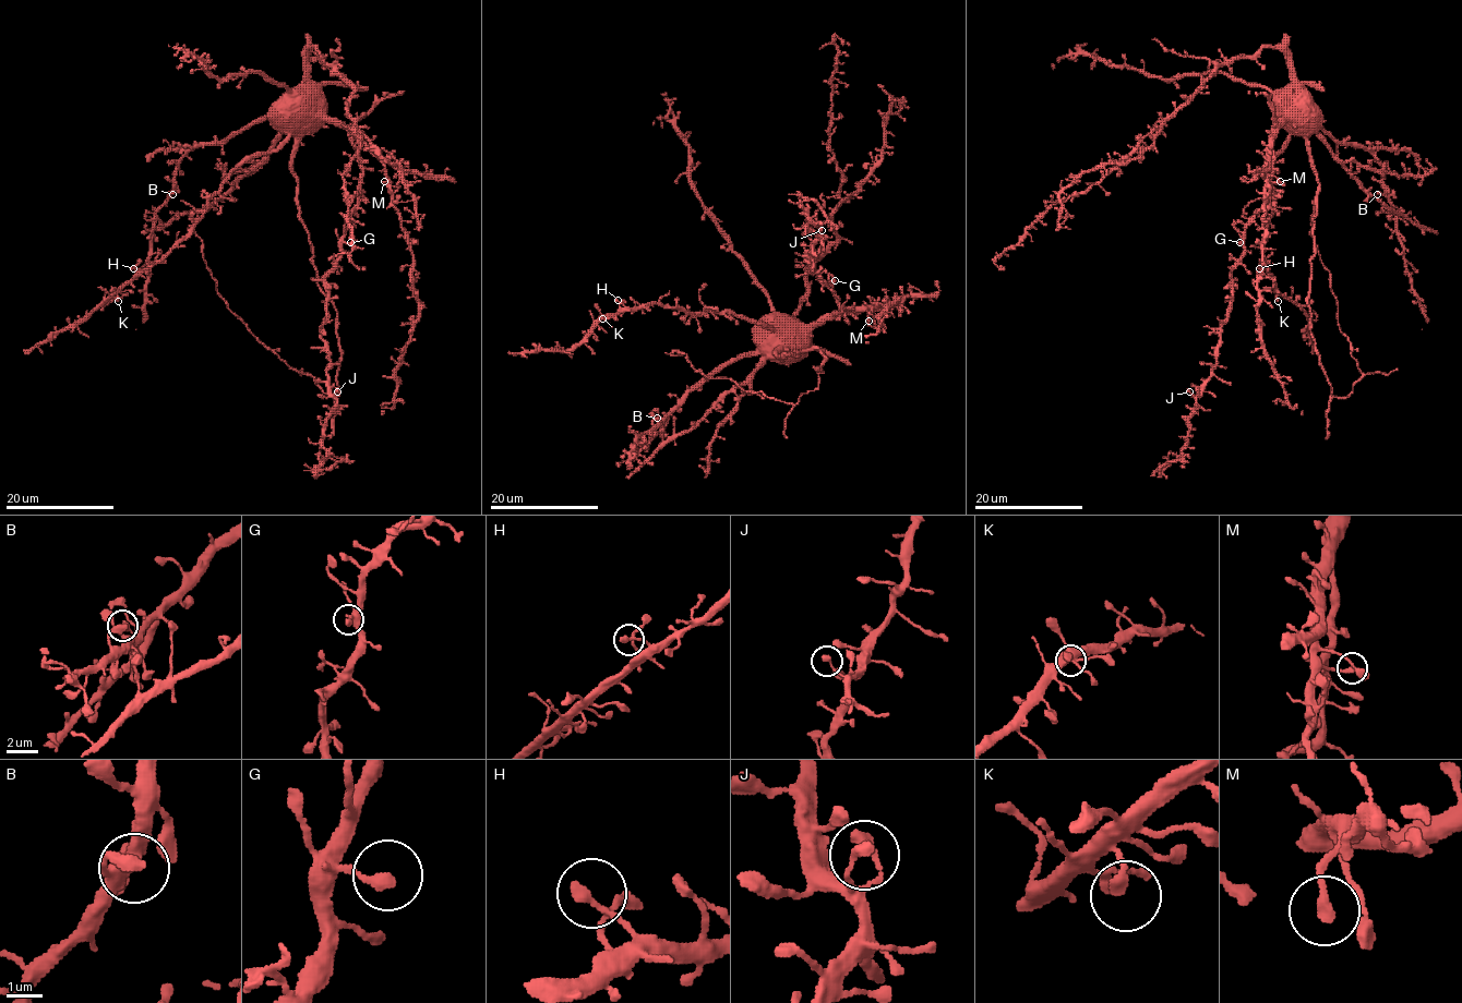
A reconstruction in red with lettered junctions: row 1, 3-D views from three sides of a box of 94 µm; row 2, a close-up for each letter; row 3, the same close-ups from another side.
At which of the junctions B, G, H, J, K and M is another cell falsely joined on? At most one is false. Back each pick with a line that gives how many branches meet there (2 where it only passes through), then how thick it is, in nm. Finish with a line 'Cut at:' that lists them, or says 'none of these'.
Cut at: none of these

